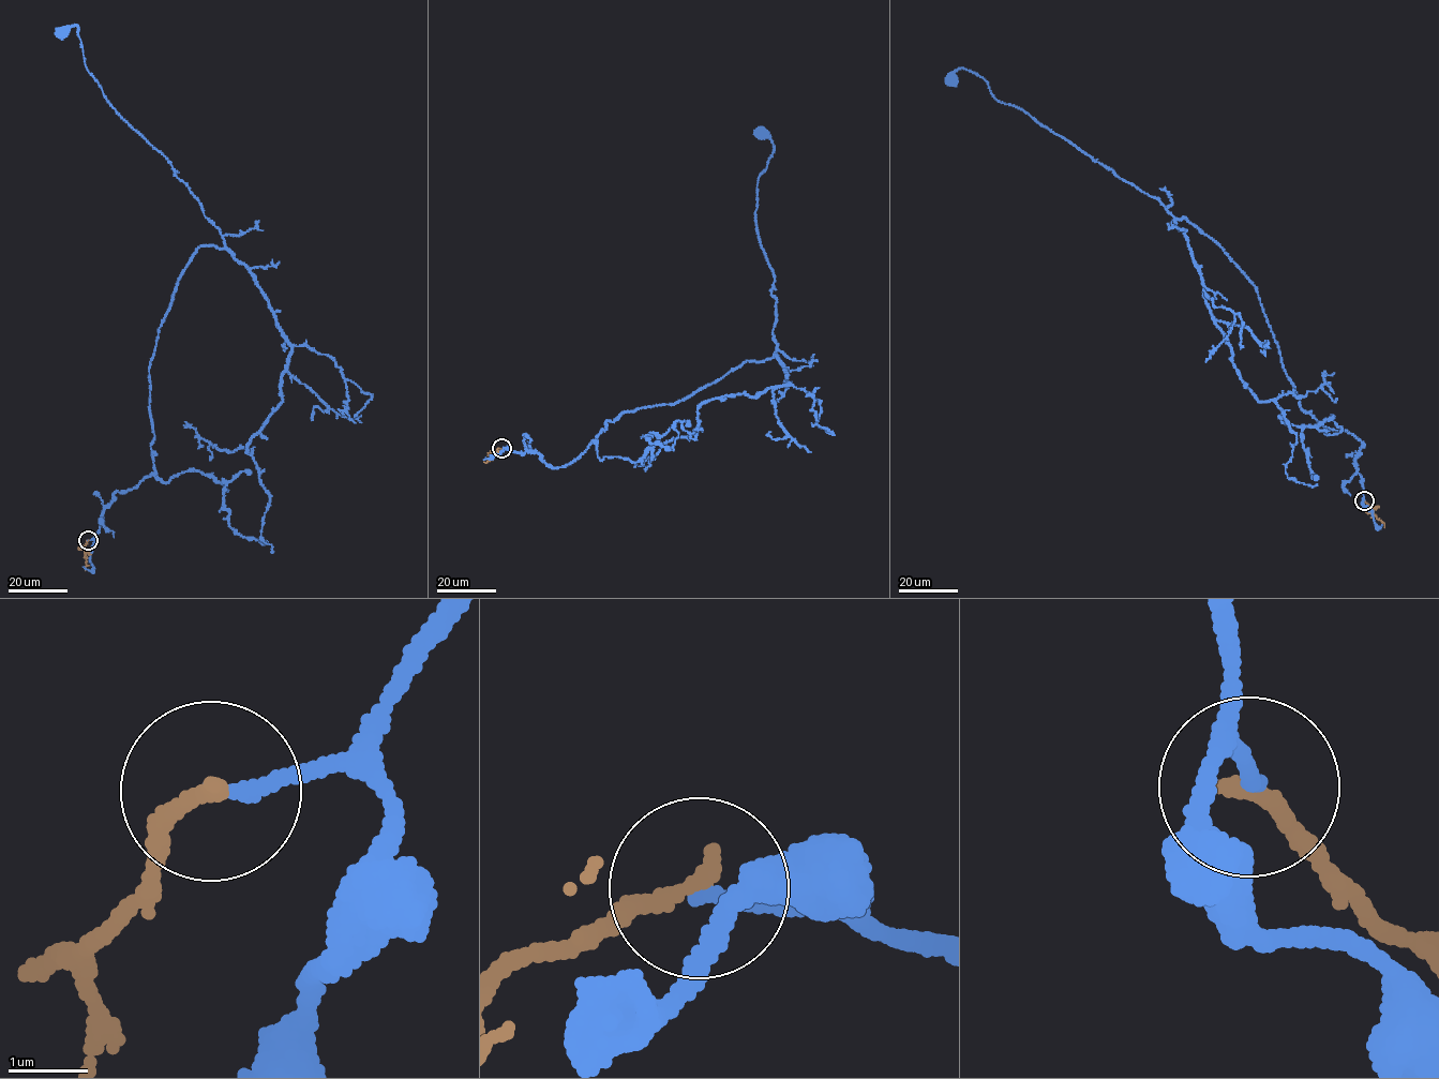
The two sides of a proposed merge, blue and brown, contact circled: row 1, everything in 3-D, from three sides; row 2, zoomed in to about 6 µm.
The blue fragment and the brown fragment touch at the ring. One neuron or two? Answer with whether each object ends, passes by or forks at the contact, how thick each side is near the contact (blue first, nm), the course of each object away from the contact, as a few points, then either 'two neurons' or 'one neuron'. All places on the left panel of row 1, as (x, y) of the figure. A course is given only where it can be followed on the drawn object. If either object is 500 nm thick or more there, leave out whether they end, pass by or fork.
blue ends; brown ends; calibres 170 and 240 nm; course blue (88, 540), (114, 494), (158, 479), (158, 329), (198, 246), (225, 248), (106, 100), (76, 25), (62, 31); course brown (88, 540), (84, 549), (86, 570); two neurons

